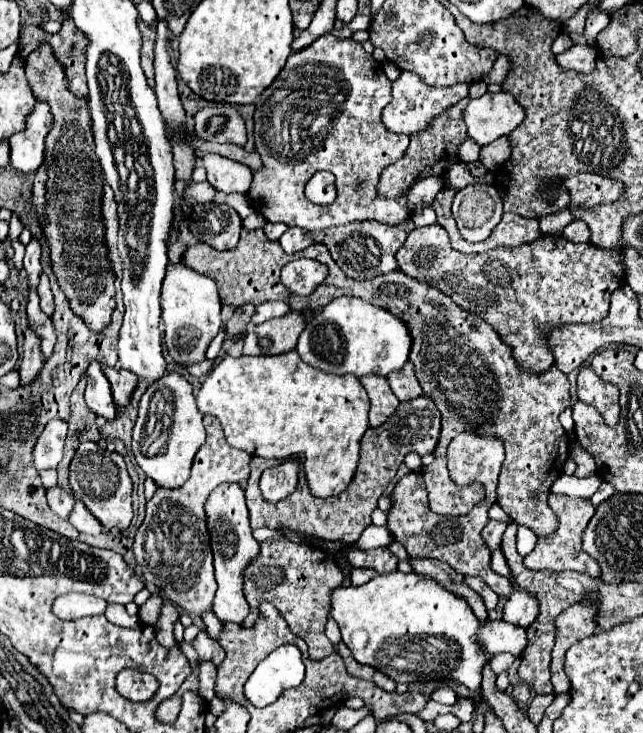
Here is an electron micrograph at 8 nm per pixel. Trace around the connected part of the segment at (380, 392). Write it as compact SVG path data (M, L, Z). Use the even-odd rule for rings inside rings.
M362 376L362 386L366 388L372 408L370 408L370 426L380 426L388 416L394 414L398 408L398 398L392 394L388 380L382 376Z

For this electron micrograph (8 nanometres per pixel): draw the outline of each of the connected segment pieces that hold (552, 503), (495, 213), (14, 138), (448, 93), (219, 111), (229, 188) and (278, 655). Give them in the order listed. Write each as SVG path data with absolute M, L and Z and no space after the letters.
M550 494L548 506L552 508L552 512L558 518L558 528L550 536L538 538L536 548L530 554L524 556L524 566L530 568L530 570L550 570L550 572L574 570L574 572L584 572L584 574L598 578L600 568L586 552L582 552L582 540L580 540L582 530L586 528L586 524L590 522L590 518L596 512L596 506L588 498L572 498L572 496L566 496L566 494Z
M468 184L454 196L452 216L469 242L484 241L502 218L502 198L492 184Z
M36 100L34 108L26 114L26 128L10 136L12 166L20 172L36 172L44 162L44 142L54 124L50 104Z
M402 70L400 76L392 82L392 102L382 110L382 122L384 126L394 132L394 134L414 134L420 132L422 128L426 128L426 124L442 110L446 110L448 106L456 104L458 100L462 100L464 96L468 96L468 84L452 84L448 88L432 88L426 86L418 74Z
M230 104L200 108L194 116L194 134L210 142L246 144L246 124Z
M206 154L202 156L204 168L208 172L208 182L224 194L240 192L246 194L252 182L252 170L246 164L234 162L220 154Z
M282 644L264 658L244 686L246 698L262 708L278 700L282 692L296 688L304 680L302 652L294 644Z

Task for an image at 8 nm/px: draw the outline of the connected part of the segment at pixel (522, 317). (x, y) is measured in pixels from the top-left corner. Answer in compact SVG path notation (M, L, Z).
M432 224L412 230L404 246L398 250L396 258L404 274L440 288L442 292L452 296L452 300L464 310L482 316L492 328L498 330L502 340L514 348L514 358L518 360L518 364L534 372L544 372L548 364L554 362L544 334L554 326L570 322L600 322L608 316L610 294L624 282L624 270L620 264L622 248L602 250L592 244L572 244L562 236L540 236L538 240L516 248L498 246L482 254L464 254L450 246L444 228Z

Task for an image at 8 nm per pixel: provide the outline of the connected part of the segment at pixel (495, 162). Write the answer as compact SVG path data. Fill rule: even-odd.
M502 136L500 140L494 140L490 144L486 144L480 152L480 160L482 164L486 164L486 168L490 170L498 170L504 162L510 160L510 152L512 152L512 144L508 136Z

